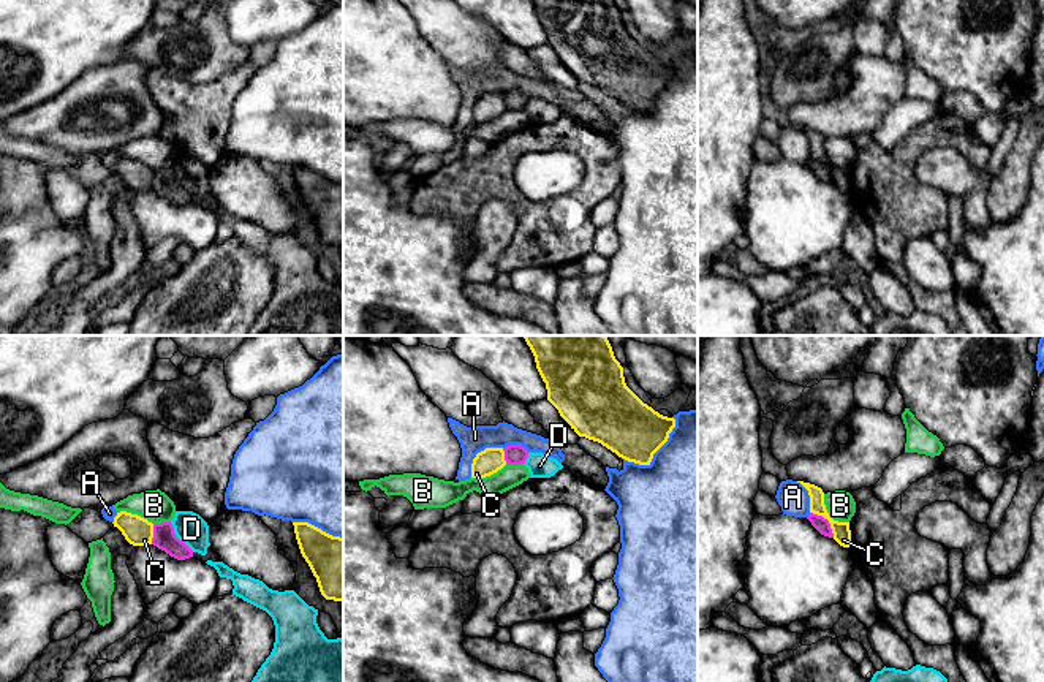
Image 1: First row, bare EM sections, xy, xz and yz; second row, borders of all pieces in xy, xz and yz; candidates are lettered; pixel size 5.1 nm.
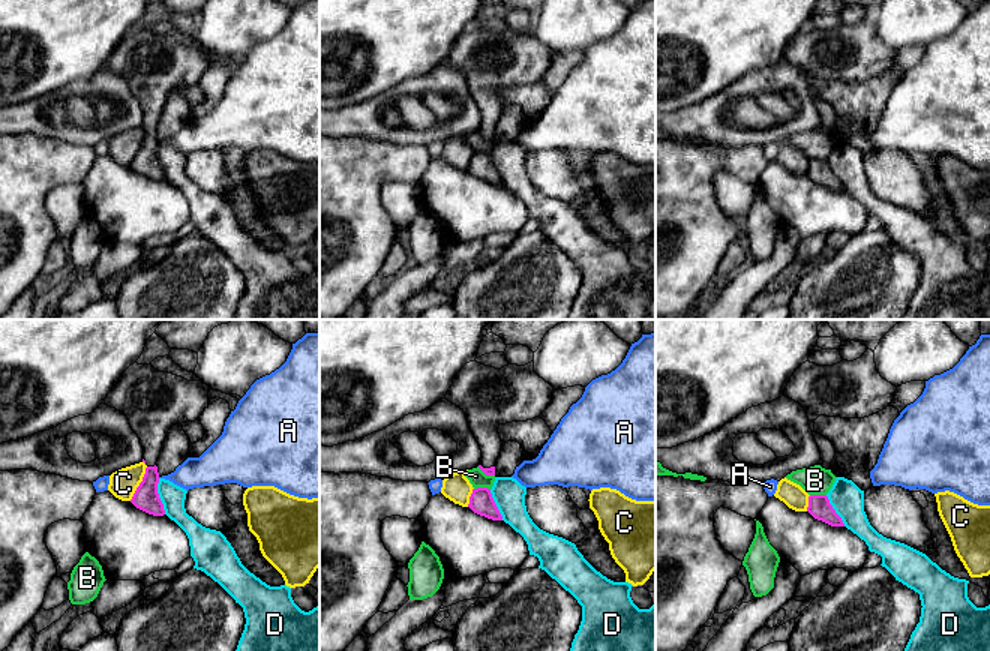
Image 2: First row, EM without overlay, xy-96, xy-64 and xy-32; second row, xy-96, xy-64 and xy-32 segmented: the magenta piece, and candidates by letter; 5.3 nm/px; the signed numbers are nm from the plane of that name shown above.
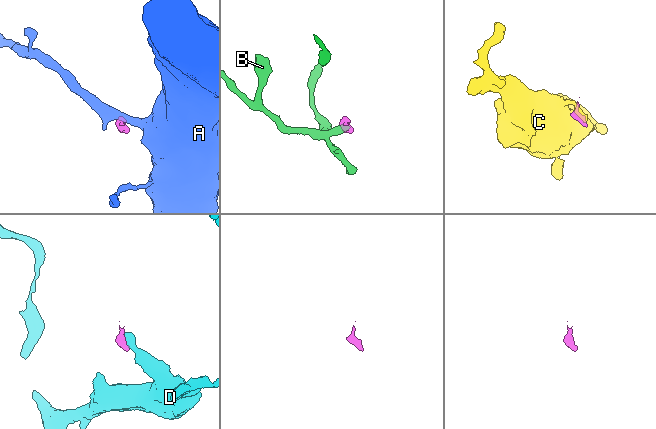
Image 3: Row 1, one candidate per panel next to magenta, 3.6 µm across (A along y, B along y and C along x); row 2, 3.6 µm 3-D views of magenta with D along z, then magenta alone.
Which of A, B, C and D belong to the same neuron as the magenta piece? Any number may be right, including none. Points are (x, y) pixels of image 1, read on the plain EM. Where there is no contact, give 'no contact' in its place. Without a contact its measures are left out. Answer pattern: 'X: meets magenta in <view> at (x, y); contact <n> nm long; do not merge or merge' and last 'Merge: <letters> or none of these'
A: meets magenta in xz at (516, 90); contact 140 nm long; do not merge
B: meets magenta in xz at (516, 109); contact 100 nm long; do not merge
C: meets magenta in yz at (828, 166); contact 180 nm long; do not merge
D: meets magenta in xy at (177, 184); contact 200 nm long; do not merge
Merge: none of these

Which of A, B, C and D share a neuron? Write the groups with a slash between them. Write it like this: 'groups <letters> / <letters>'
groups A / B / C / D

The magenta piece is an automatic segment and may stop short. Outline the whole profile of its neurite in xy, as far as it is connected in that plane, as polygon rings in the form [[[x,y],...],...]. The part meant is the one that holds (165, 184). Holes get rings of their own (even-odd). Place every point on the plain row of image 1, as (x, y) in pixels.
[[[161,168],[153,171],[152,190],[177,206],[193,203],[193,196],[176,182],[171,168]]]

